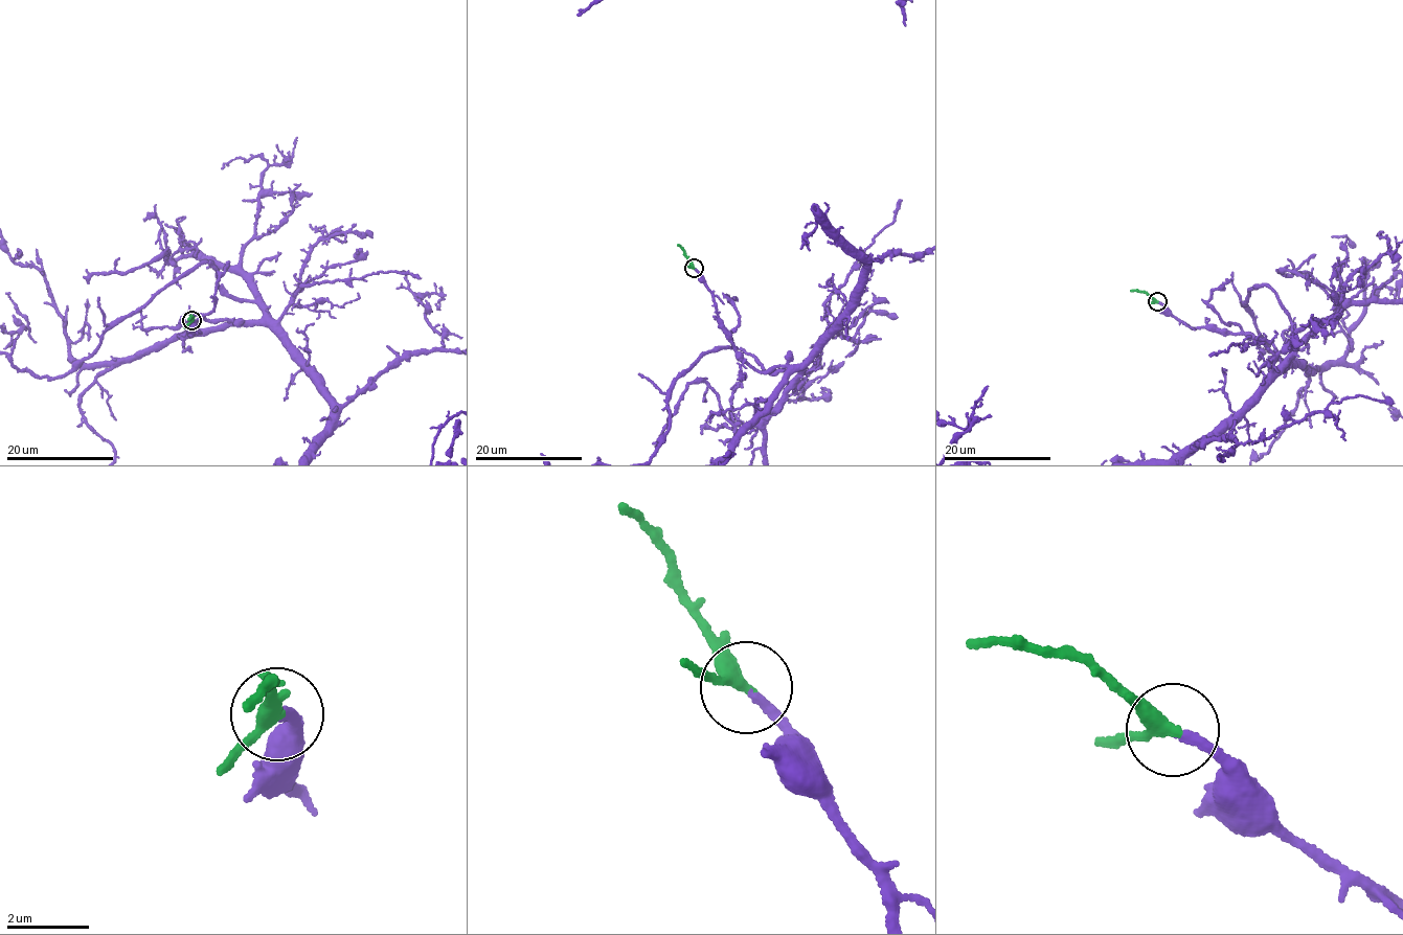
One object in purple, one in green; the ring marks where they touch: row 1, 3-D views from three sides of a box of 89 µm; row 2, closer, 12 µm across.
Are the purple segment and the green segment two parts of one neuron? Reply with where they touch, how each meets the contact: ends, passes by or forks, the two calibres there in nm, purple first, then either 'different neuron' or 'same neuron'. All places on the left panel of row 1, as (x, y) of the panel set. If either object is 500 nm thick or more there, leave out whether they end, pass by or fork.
(191, 320) | purple ends | green passes by | 220/320 nm | same neuron

